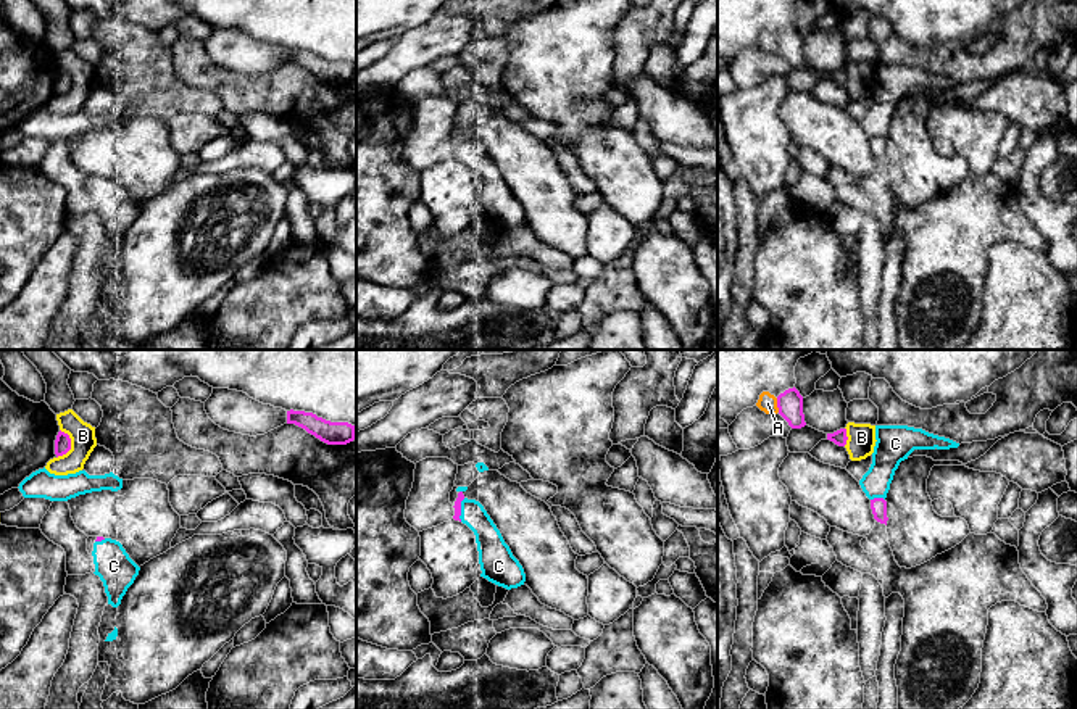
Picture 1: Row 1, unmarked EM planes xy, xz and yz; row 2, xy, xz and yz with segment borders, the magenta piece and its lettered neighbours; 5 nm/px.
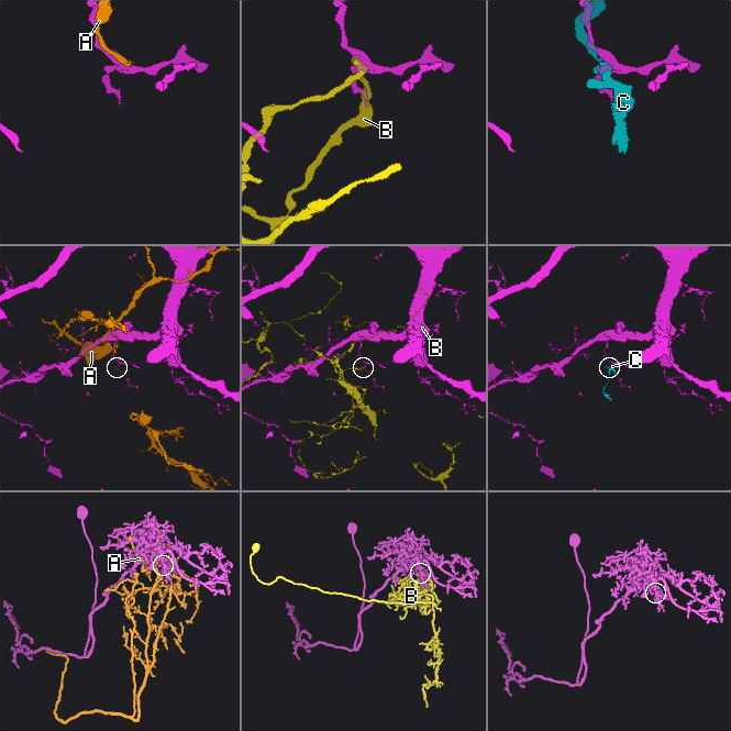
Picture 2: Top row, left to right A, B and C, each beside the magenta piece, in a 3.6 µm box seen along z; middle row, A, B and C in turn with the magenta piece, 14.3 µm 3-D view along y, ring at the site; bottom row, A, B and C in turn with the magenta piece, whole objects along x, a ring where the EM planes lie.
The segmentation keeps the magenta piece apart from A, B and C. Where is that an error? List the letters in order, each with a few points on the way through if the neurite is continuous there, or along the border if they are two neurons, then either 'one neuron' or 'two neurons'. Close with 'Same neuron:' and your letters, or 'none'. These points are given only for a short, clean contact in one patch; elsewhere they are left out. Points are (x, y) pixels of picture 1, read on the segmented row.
A: two neurons
B: two neurons
C: one neuron
Same neuron: C

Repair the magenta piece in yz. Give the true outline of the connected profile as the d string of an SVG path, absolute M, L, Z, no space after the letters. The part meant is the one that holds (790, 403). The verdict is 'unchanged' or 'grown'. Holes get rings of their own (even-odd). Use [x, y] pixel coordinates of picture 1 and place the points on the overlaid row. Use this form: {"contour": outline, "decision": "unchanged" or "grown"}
{"contour": "M793 387L777 396L779 414L788 422L792 429L806 425L803 414L803 396Z", "decision": "unchanged"}

